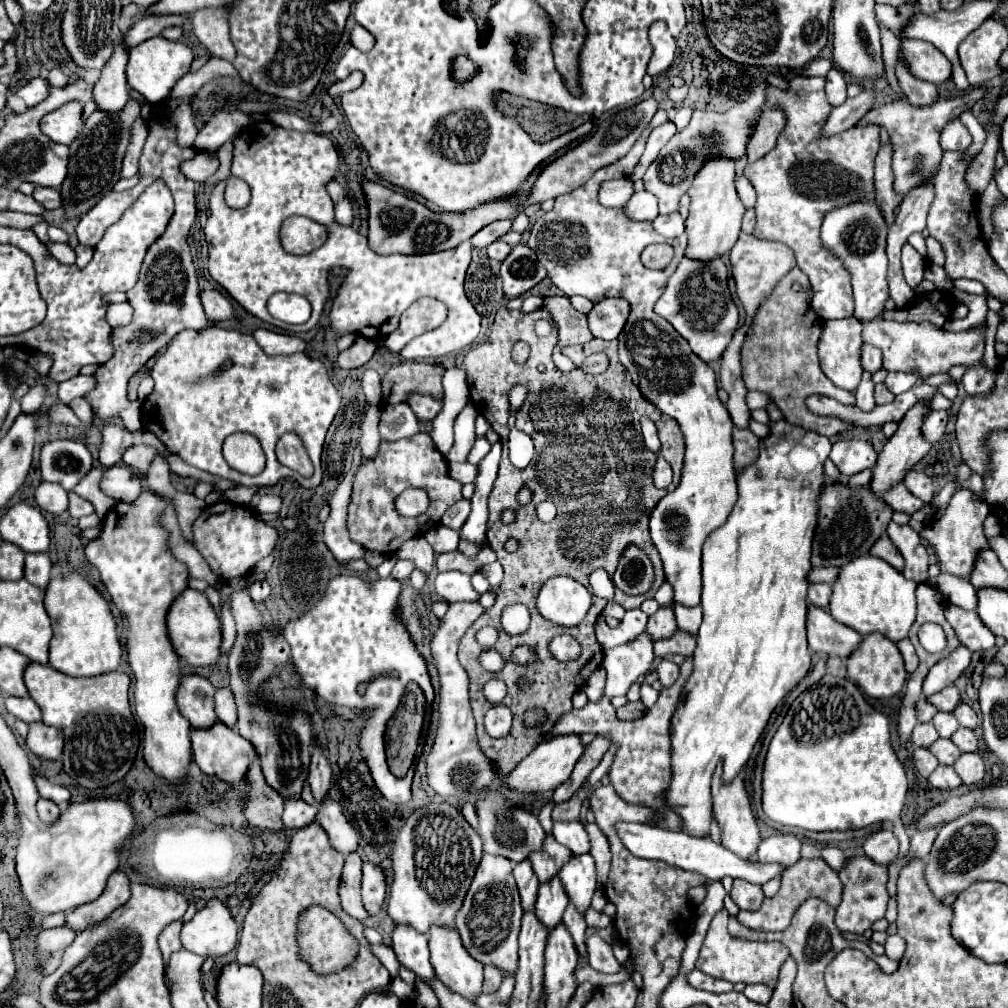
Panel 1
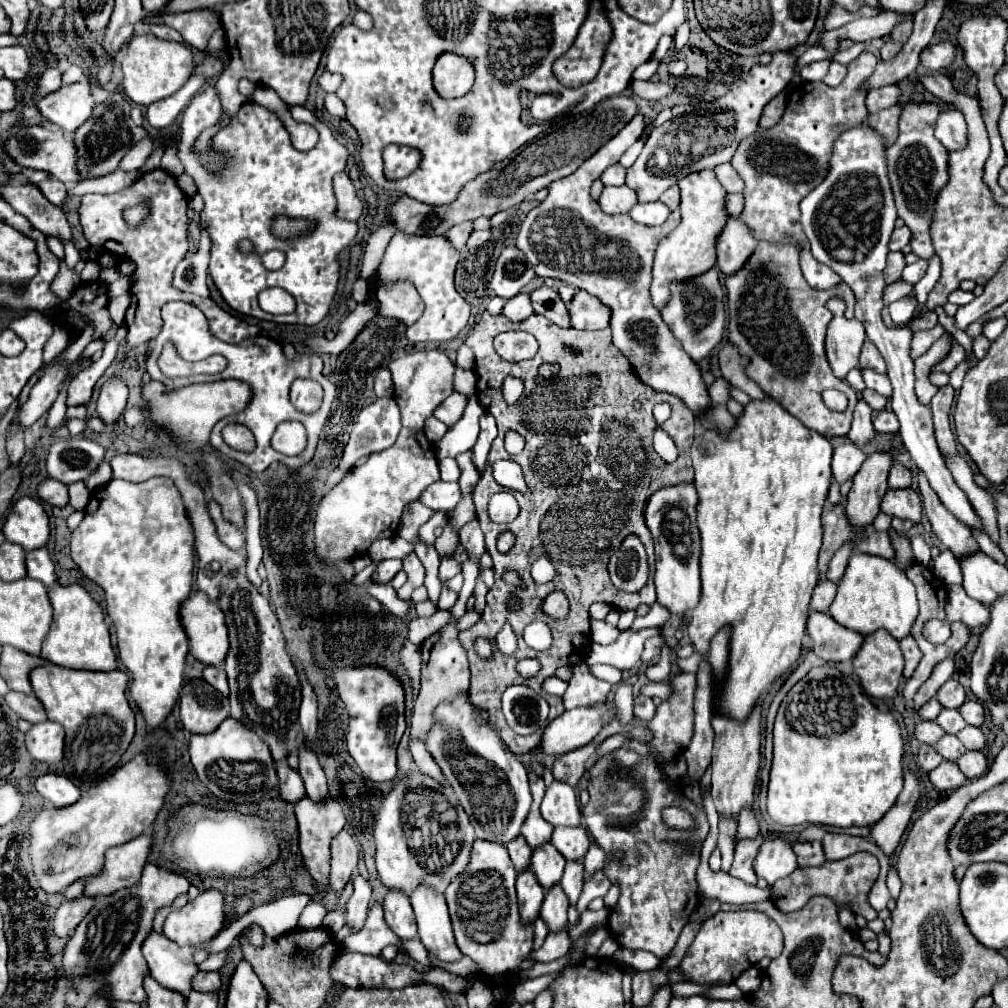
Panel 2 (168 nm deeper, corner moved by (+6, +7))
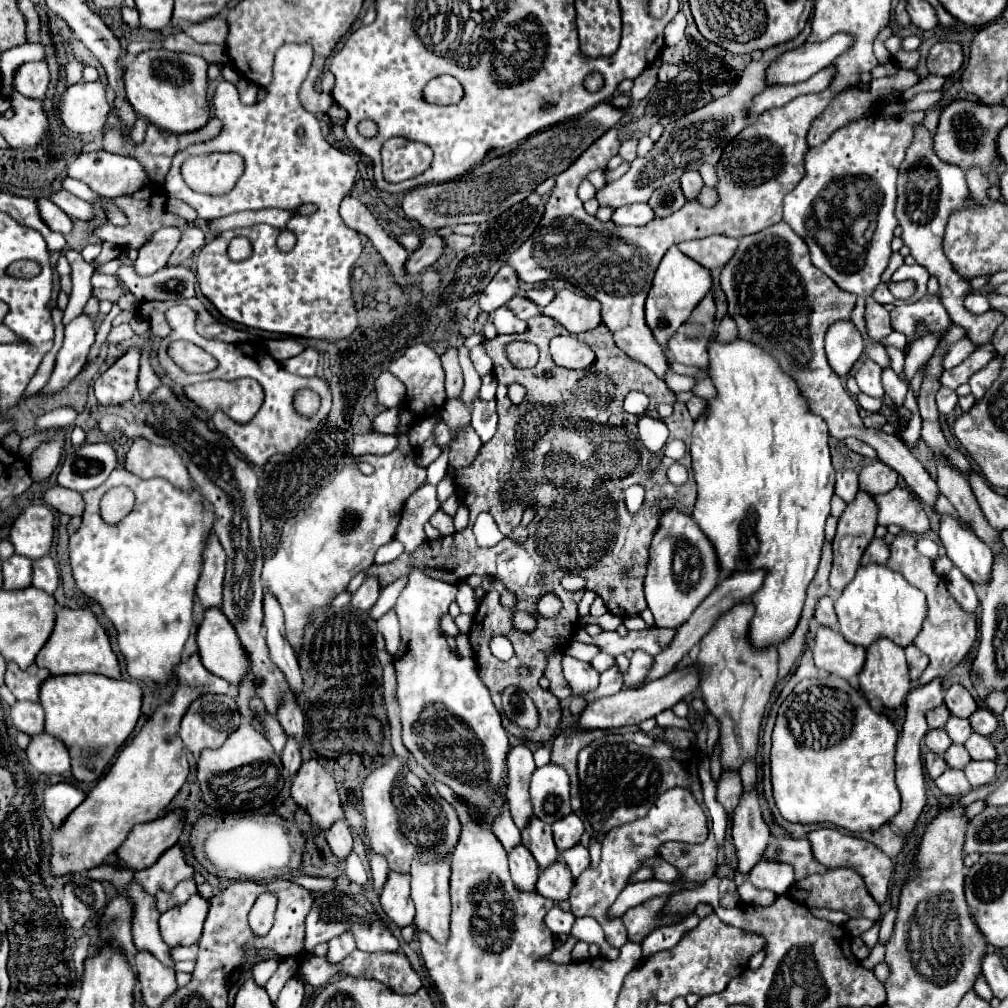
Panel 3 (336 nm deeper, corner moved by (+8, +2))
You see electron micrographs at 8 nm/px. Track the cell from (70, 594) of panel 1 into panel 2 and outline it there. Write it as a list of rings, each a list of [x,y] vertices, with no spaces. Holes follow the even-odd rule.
[[[58,586],[50,592],[54,606],[54,624],[42,644],[42,658],[52,664],[82,670],[116,670],[116,654],[110,644],[110,632],[104,622],[102,608],[90,598],[90,594],[78,586]]]

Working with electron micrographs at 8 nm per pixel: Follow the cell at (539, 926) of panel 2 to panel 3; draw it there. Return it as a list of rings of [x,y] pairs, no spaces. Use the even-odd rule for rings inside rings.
[[[552,907],[548,911],[548,915],[544,917],[544,923],[552,933],[570,933],[574,921],[576,921],[576,917],[572,913],[562,911],[560,907]]]

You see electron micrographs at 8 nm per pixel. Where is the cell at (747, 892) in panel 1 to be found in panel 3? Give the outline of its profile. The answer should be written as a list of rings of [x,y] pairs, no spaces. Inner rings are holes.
[[[756,793],[742,795],[732,821],[732,837],[736,845],[738,873],[748,875],[748,871],[762,859],[770,837],[768,827],[760,815]]]

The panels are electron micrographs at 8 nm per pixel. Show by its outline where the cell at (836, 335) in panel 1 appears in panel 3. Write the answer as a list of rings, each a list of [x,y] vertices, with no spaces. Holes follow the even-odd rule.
[[[852,321],[832,323],[826,333],[826,355],[828,363],[840,379],[846,379],[854,363],[860,359],[864,349],[862,335]]]

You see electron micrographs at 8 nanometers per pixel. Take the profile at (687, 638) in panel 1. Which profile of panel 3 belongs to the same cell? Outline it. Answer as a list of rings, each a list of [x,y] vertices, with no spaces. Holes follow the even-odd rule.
[[[634,651],[632,659],[630,659],[630,669],[628,669],[628,675],[624,675],[624,683],[630,685],[630,687],[638,687],[644,683],[648,671],[652,669],[652,663],[654,663],[654,657],[646,651]]]

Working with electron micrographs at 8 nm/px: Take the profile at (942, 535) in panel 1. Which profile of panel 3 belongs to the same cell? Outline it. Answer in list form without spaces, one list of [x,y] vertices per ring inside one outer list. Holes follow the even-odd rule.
[[[940,387],[938,395],[936,395],[938,413],[940,413],[940,415],[948,415],[948,413],[956,407],[956,401],[958,401],[956,391],[952,391],[952,389],[948,389],[948,387]]]

